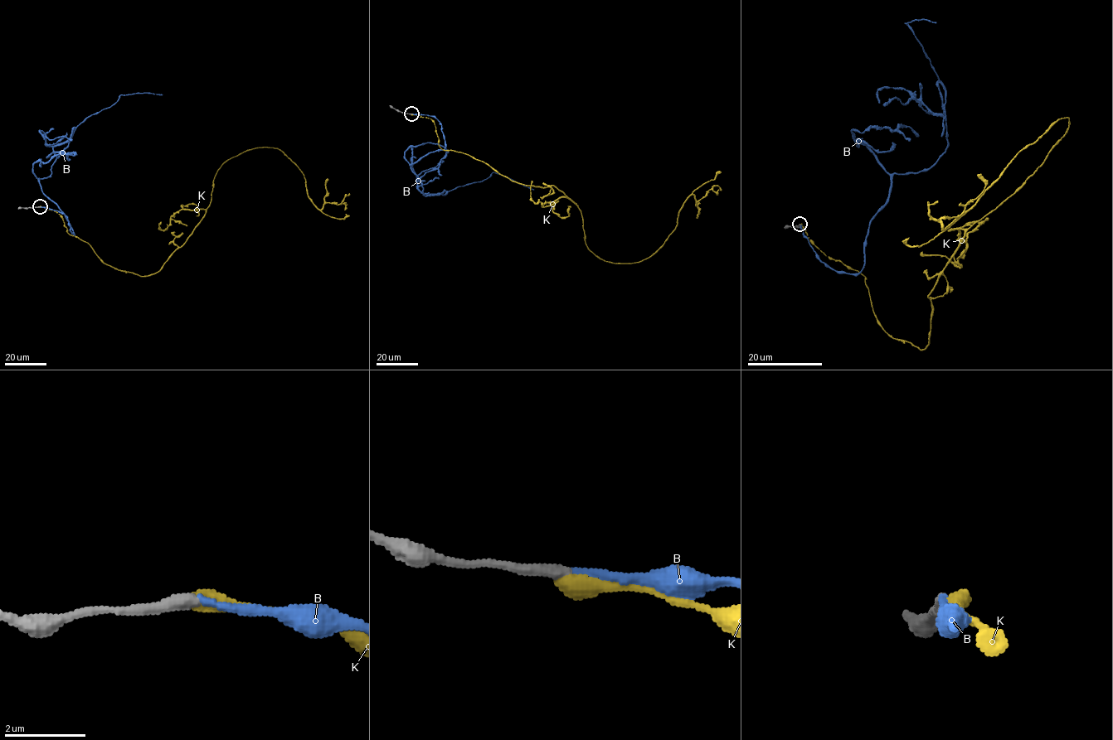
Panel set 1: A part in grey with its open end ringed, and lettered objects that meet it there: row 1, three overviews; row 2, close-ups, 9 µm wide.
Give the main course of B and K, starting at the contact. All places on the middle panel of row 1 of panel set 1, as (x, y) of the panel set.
B: (411, 113), (434, 117), (444, 141), (443, 150), (410, 166), (425, 195), (445, 194), (493, 172), (533, 190)
K: (410, 114), (431, 118), (442, 149), (561, 191), (587, 248), (614, 263), (652, 255), (692, 195), (721, 191)

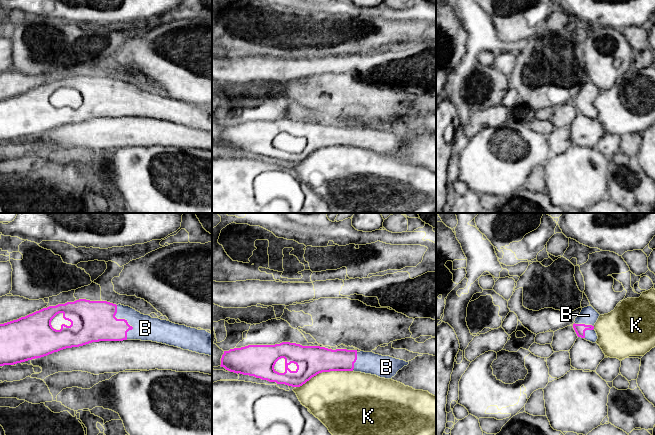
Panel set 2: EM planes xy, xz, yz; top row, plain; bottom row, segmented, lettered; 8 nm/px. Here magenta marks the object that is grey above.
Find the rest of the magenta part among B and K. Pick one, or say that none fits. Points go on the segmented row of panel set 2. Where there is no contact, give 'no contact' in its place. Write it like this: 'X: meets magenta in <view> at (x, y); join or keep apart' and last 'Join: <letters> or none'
B: meets magenta in xy at (125, 320); join
K: meets magenta in xz at (324, 371); keep apart
Join: B

